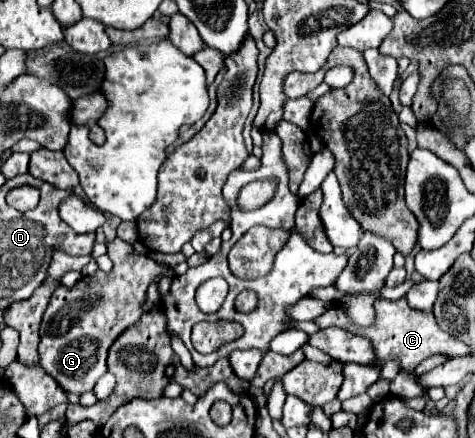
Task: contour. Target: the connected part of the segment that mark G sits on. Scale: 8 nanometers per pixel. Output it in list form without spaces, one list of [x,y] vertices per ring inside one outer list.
[[[113,240],[107,242],[107,252],[109,258],[113,260],[113,270],[111,272],[95,272],[91,278],[85,276],[81,278],[73,288],[59,286],[55,294],[51,296],[51,302],[43,314],[41,320],[41,342],[39,342],[39,364],[49,372],[61,388],[65,388],[69,394],[83,394],[87,390],[93,390],[95,382],[107,372],[107,354],[111,344],[119,338],[123,330],[129,326],[137,324],[141,316],[145,314],[143,304],[147,300],[147,288],[151,286],[153,280],[157,278],[173,278],[175,272],[173,268],[165,268],[157,262],[153,262],[145,254],[135,254],[133,246],[123,242],[123,240]]]

